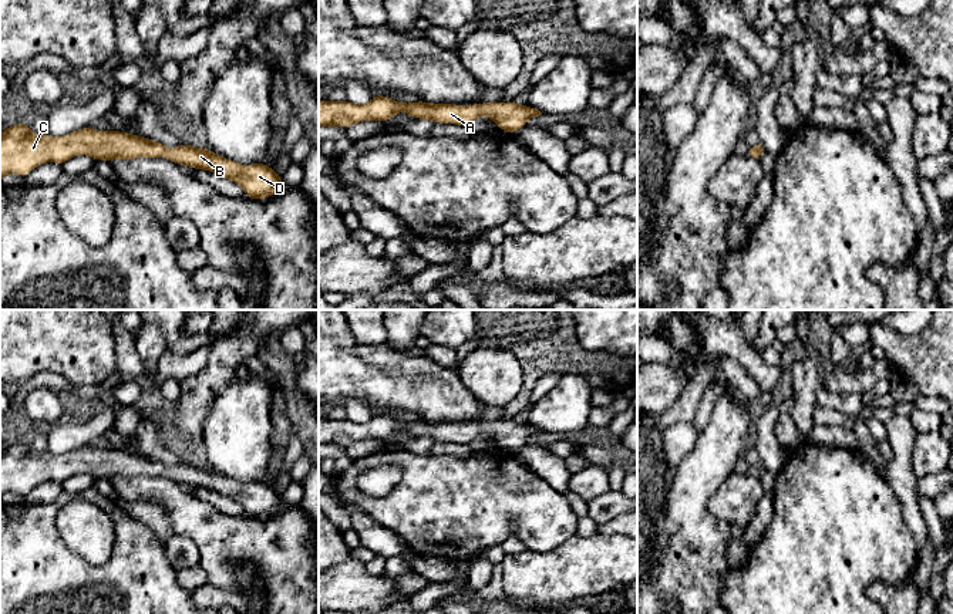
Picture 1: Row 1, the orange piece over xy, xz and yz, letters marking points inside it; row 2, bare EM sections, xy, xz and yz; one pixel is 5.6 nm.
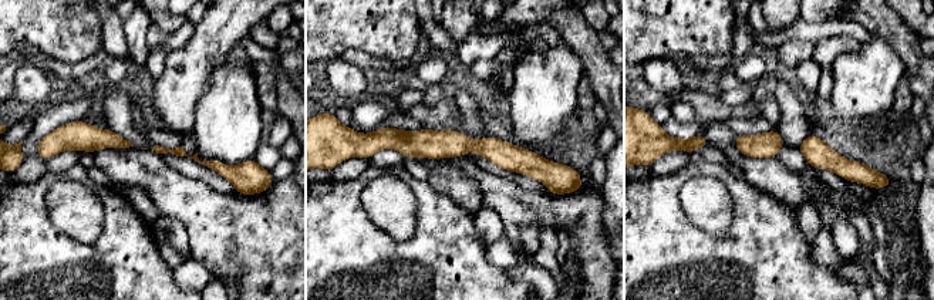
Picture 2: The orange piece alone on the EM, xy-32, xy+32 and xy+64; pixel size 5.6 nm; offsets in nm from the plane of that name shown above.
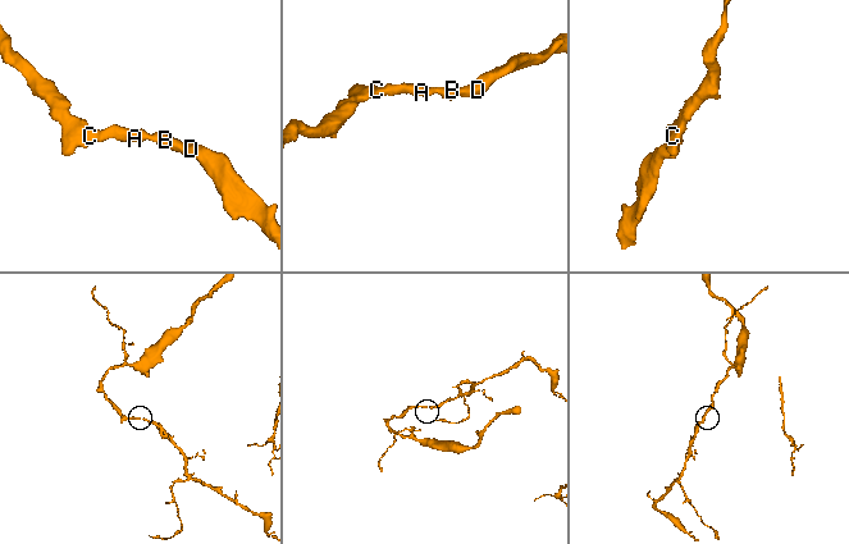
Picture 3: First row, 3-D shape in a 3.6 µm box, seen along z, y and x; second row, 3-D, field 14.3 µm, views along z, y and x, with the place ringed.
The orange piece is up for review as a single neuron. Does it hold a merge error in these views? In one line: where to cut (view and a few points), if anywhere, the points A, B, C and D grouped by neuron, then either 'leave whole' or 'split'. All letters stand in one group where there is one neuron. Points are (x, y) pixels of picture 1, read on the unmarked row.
cut none; groups A B C D; leave whole

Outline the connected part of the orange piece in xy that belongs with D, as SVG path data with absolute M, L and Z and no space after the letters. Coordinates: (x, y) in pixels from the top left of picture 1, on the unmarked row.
M14 442L4 446L0 452L0 505L1 496L6 492L16 492L26 496L34 486L44 480L54 480L63 483L77 473L88 473L95 479L114 479L114 478L137 478L137 476L162 476L185 483L193 488L203 488L215 490L238 503L245 509L247 517L267 517L282 507L284 507L282 495L277 493L266 482L239 483L232 478L226 478L212 470L209 466L195 466L183 462L176 466L166 466L164 462L148 458L139 453L131 453L121 449L98 449L88 445L70 451L67 453L53 456L47 451L33 453L28 442Z

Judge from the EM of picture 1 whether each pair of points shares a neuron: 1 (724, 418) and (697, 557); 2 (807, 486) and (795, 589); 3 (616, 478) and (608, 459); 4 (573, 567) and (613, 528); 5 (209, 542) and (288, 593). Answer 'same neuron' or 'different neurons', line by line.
1: same neuron
2: same neuron
3: same neuron
4: different neurons
5: same neuron

